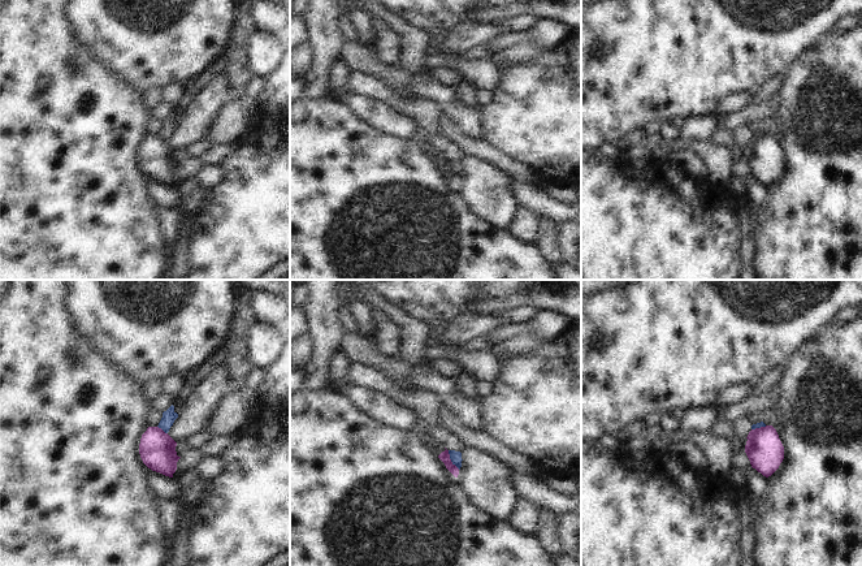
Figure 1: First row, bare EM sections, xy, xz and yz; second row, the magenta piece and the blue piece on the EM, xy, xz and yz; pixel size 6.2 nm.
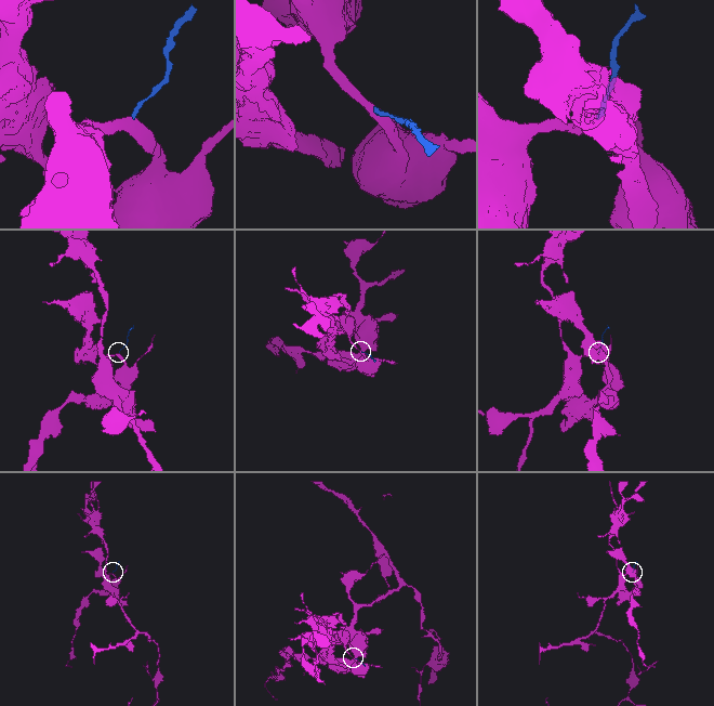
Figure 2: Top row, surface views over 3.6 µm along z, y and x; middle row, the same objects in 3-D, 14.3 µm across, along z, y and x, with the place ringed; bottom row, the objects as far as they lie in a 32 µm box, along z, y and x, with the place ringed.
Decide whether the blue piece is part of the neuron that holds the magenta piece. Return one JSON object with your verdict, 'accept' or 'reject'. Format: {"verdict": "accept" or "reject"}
{"verdict": "reject"}

